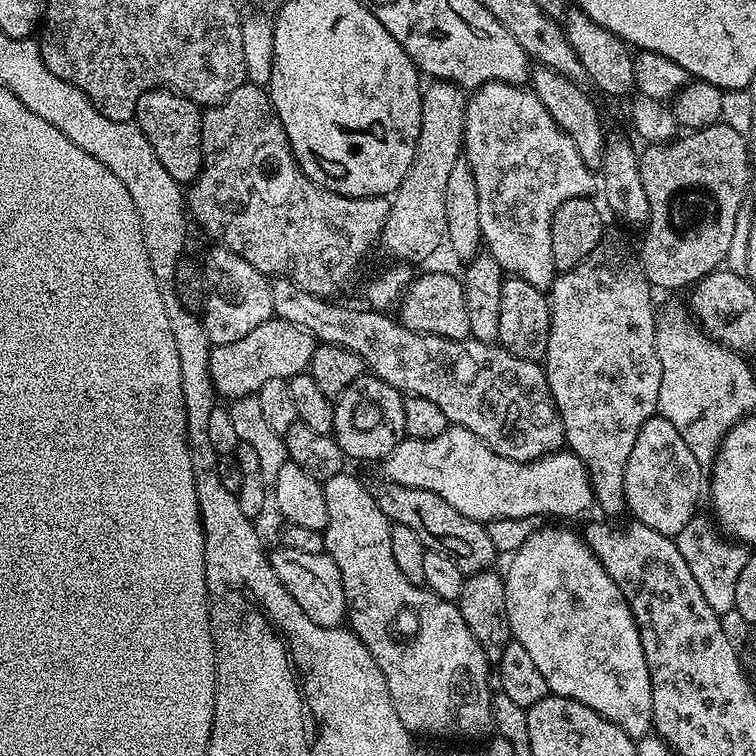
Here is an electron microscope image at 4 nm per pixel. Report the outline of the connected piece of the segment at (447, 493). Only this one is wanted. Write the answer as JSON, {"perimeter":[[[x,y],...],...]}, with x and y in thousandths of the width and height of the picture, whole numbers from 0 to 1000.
{"perimeter":[[[595,563],[579,579],[542,582],[536,579],[515,603],[505,610],[507,628],[532,643],[542,643],[553,648],[569,648],[579,653],[606,680],[616,680],[616,685],[627,685],[636,690],[659,685],[690,685],[702,689],[702,683],[767,683],[779,671],[784,671],[783,639],[778,631],[778,620],[758,598],[742,595],[730,598],[710,608],[676,608],[659,601],[638,579],[632,579],[622,569]]]}

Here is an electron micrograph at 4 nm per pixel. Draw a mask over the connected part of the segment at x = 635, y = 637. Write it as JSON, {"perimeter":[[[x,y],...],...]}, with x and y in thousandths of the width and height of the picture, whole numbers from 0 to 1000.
{"perimeter":[[[751,698],[700,702],[690,722],[676,731],[673,741],[677,742],[665,763],[677,847],[701,865],[717,897],[722,897],[726,917],[780,934],[780,939],[816,958],[829,974],[845,976],[858,972],[864,967],[862,909],[841,819],[823,780],[817,780],[812,765],[802,759],[796,743],[791,743],[771,708]]]}

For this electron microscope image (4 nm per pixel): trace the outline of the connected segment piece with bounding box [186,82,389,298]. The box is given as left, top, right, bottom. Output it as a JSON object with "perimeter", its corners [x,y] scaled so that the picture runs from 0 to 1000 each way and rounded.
{"perimeter":[[[324,108],[320,114],[315,114],[315,119],[310,119],[310,124],[304,124],[302,132],[295,132],[291,138],[271,142],[265,160],[267,161],[267,204],[270,205],[270,218],[262,230],[262,235],[254,239],[246,254],[246,275],[251,282],[253,290],[258,295],[261,291],[286,316],[282,319],[290,327],[304,329],[310,336],[315,336],[315,341],[325,341],[325,347],[331,347],[331,352],[336,352],[336,357],[341,357],[348,365],[385,370],[388,376],[399,378],[399,384],[405,384],[417,392],[430,394],[443,393],[443,386],[464,368],[466,358],[475,352],[476,343],[492,327],[499,327],[503,307],[508,302],[508,295],[513,287],[515,266],[507,259],[454,259],[446,254],[431,251],[425,243],[417,243],[398,225],[397,218],[393,217],[392,206],[386,201],[378,172],[373,167],[368,151],[360,143],[360,128],[354,126],[345,112]]]}

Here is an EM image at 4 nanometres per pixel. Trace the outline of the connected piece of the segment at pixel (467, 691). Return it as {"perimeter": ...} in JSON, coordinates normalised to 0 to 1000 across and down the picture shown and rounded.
{"perimeter":[[[456,622],[442,627],[442,632],[426,640],[434,665],[434,689],[427,701],[429,730],[452,759],[452,775],[460,798],[459,824],[481,851],[484,860],[489,860],[495,876],[500,876],[511,897],[521,939],[526,939],[526,950],[540,968],[552,975],[593,976],[587,974],[608,972],[620,974],[624,981],[634,980],[653,963],[653,910],[646,906],[646,868],[632,844],[627,844],[622,836],[622,828],[616,828],[616,817],[611,817],[607,798],[587,794],[570,779],[542,770],[542,765],[526,754],[526,743],[521,743],[521,733],[516,728],[519,693],[511,680],[500,675],[500,664],[484,640],[481,646],[480,638],[464,630],[463,624]]]}

